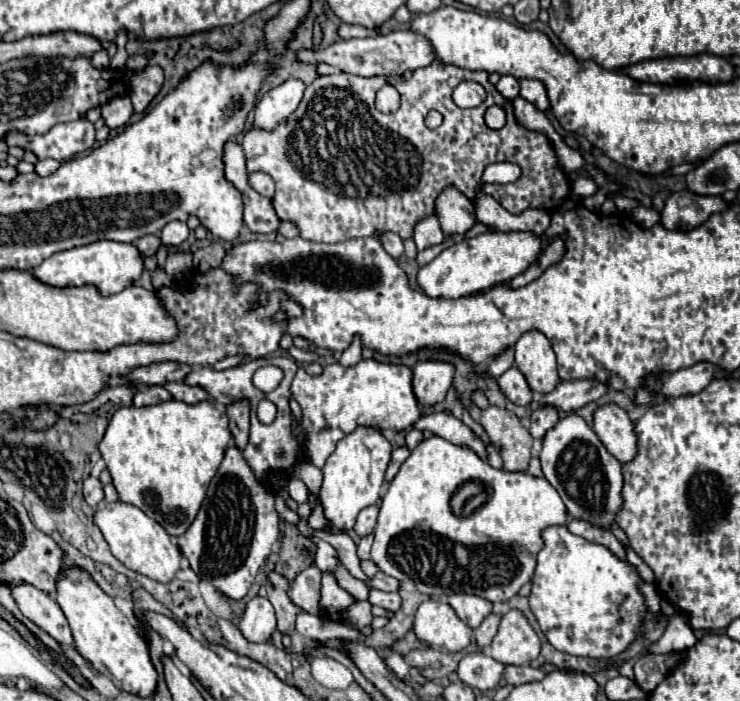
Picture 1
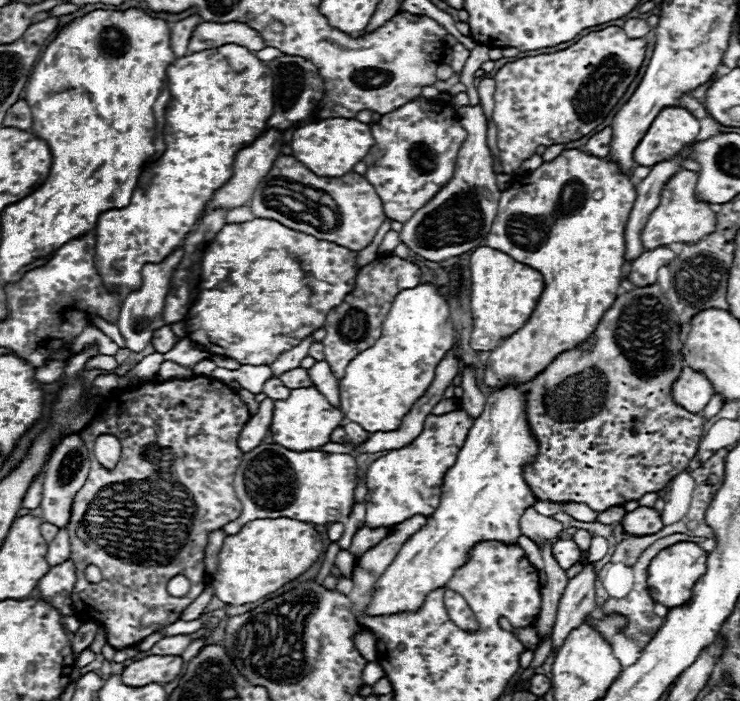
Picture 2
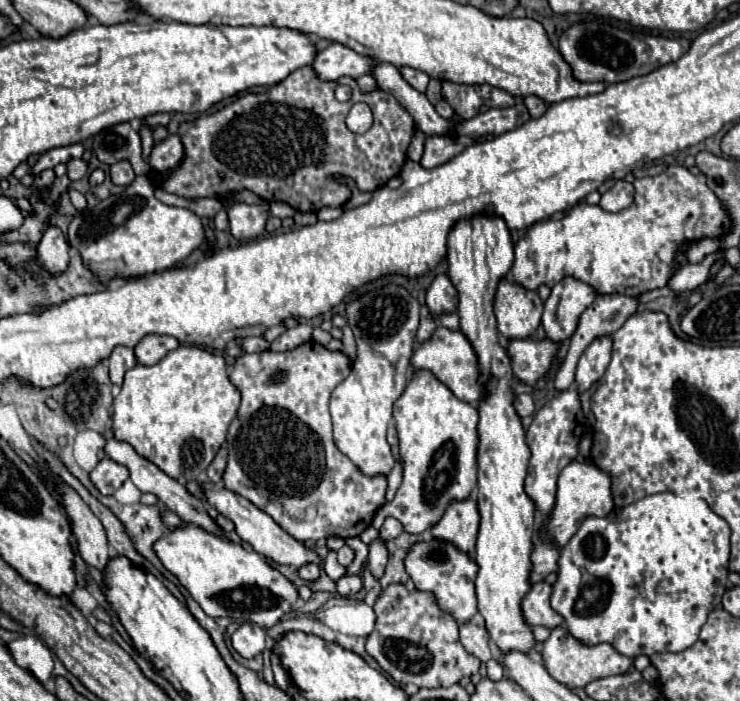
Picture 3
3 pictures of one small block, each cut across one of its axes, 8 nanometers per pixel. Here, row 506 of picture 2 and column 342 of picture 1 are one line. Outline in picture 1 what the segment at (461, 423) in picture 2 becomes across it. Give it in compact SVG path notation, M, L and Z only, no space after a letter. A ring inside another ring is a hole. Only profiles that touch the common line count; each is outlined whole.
M374 358L360 360L356 366L344 368L338 362L324 368L320 376L306 374L298 368L292 382L292 396L302 406L302 430L306 432L306 458L322 468L334 446L356 426L376 426L397 432L408 429L420 418L420 404L412 390L412 370L404 364L382 364Z

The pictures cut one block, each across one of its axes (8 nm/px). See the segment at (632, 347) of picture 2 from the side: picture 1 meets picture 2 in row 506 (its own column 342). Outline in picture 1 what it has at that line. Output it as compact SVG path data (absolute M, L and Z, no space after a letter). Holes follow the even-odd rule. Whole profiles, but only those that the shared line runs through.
M332 574L322 576L322 608L326 610L328 618L338 618L344 608L354 604L352 596L344 592Z

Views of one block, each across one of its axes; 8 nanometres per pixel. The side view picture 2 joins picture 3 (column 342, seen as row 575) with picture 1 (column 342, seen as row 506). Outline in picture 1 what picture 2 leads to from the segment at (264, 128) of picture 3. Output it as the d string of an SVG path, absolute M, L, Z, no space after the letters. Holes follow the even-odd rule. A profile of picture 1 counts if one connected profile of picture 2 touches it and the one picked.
M434 60L426 68L418 68L410 80L402 76L376 76L362 78L346 72L334 72L332 76L318 76L306 86L300 106L280 122L274 130L252 128L242 138L242 148L246 154L246 168L250 172L266 172L276 182L276 194L272 206L280 220L290 220L298 226L300 236L310 242L344 242L348 238L360 236L380 236L380 232L396 232L402 240L412 238L414 224L434 214L436 196L446 186L456 186L462 194L474 200L478 186L492 198L496 198L508 212L520 214L526 208L544 208L550 214L556 212L564 200L570 196L568 176L560 170L556 152L550 140L540 134L522 128L512 112L512 102L504 100L496 88L488 82L486 72L468 72L450 64L440 64ZM472 80L484 86L486 100L478 108L458 108L452 102L452 90L464 82ZM382 84L392 84L402 94L402 106L392 114L382 114L374 106L374 96ZM490 106L500 106L506 112L506 124L500 130L492 130L484 122L484 114ZM430 110L438 110L444 122L430 130L424 118ZM494 162L516 162L522 174L512 184L482 184L482 174L488 164Z

